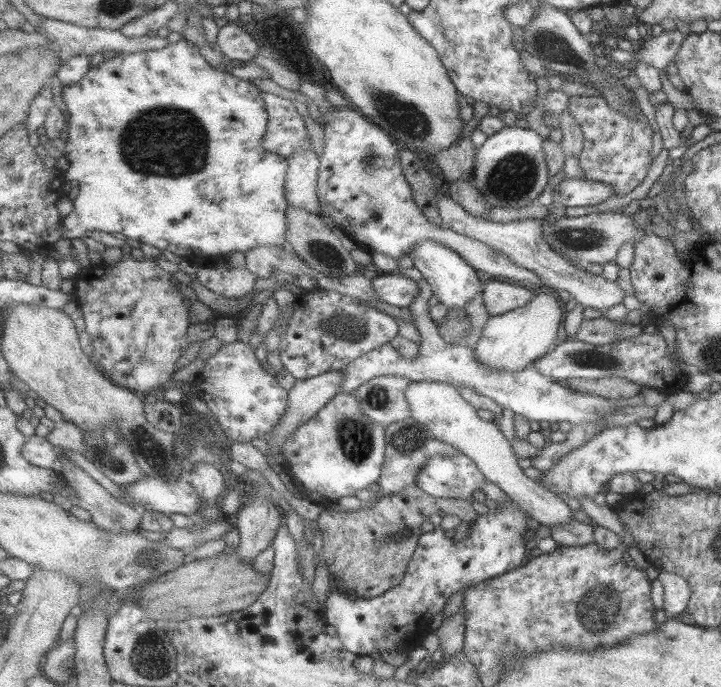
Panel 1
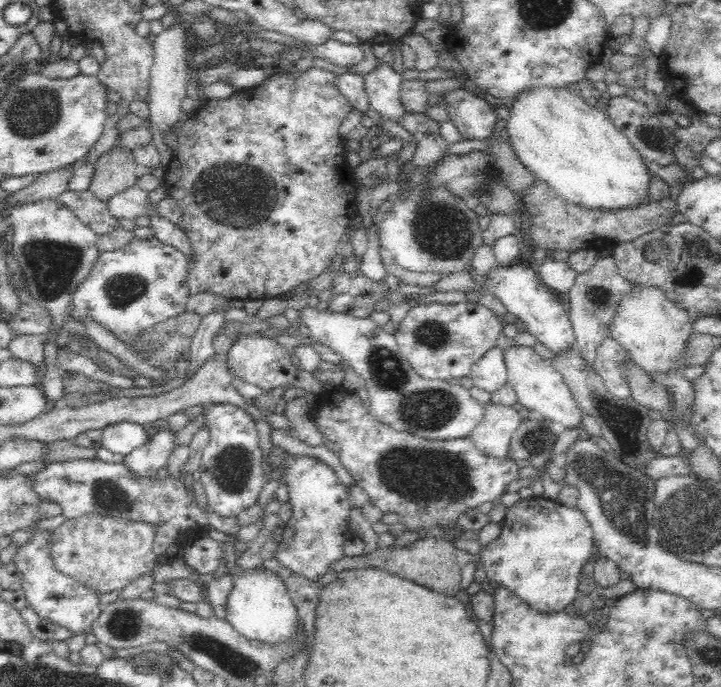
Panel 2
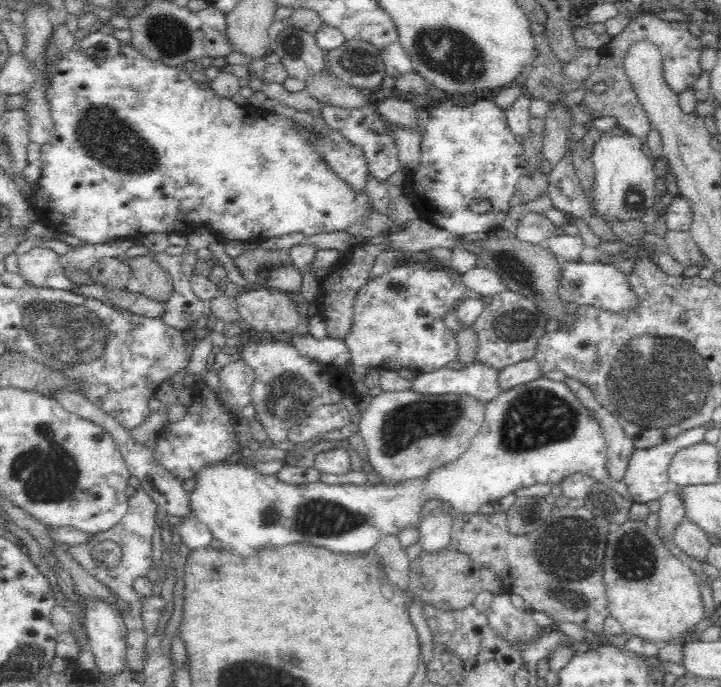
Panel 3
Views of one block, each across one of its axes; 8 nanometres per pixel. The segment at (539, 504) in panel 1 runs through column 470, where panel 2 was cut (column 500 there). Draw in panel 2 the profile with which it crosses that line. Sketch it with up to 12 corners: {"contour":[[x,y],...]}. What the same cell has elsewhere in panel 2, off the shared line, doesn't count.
{"contour":[[481,405],[468,435],[481,453],[507,457],[522,418],[512,405]]}

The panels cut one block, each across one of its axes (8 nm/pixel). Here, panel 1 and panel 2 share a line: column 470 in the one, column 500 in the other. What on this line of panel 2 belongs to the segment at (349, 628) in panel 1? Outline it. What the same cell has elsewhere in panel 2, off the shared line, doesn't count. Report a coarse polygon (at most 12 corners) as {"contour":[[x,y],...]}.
{"contour":[[509,503],[480,566],[540,615],[580,593],[596,557],[578,506]]}

